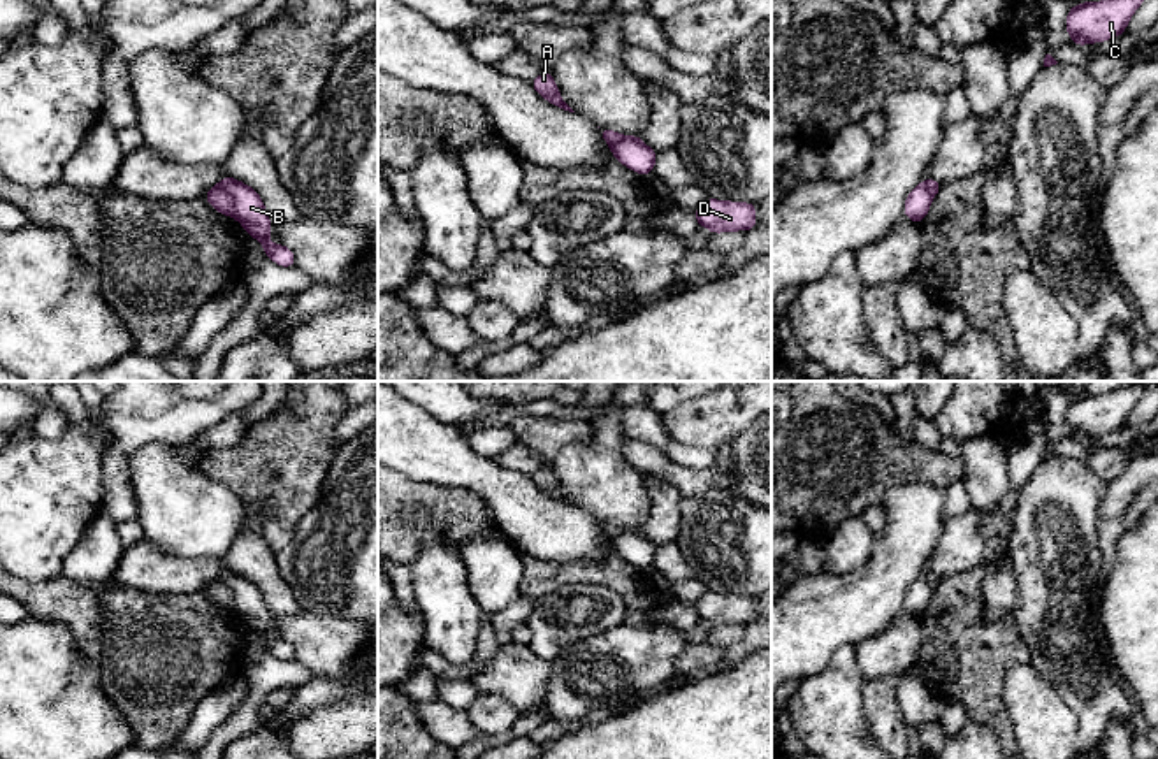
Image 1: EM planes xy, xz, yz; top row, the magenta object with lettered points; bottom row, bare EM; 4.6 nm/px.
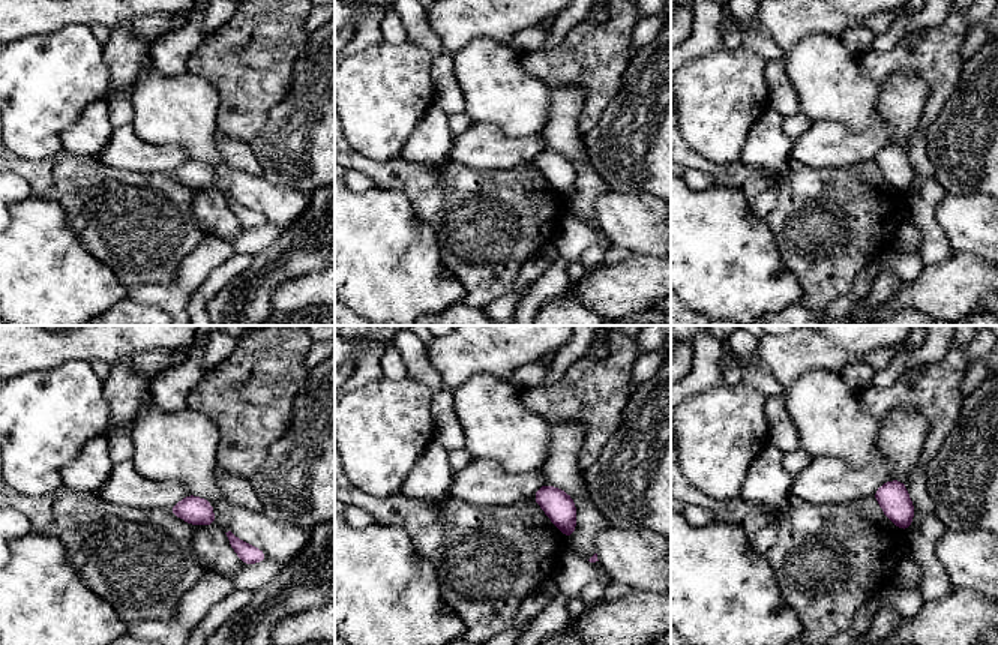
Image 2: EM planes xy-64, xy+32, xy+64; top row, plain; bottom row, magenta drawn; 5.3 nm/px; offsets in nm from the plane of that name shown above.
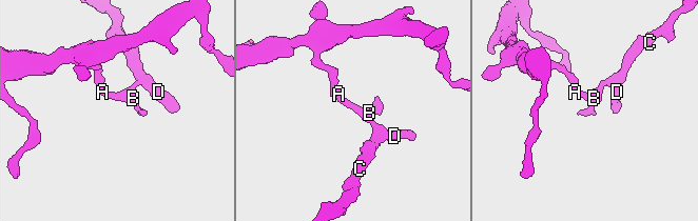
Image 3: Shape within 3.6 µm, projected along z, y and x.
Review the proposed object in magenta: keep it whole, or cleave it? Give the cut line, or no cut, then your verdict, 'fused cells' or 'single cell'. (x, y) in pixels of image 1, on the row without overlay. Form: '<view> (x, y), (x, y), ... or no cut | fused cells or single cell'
xy (218, 577), (231, 591), (236, 610) | fused cells

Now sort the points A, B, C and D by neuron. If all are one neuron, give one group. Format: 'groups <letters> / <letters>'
groups A / B C D

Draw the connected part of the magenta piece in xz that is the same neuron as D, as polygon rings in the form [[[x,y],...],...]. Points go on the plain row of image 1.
[[[706,592],[696,604],[694,610],[699,620],[706,620],[712,627],[750,624],[757,618],[756,597],[747,596],[727,596]]]

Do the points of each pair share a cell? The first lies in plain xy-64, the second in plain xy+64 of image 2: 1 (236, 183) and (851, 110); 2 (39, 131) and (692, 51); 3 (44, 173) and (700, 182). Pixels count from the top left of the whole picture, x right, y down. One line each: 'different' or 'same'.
1: same
2: different
3: different

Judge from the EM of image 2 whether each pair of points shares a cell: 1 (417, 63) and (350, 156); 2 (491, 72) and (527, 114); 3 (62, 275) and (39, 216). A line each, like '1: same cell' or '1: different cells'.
1: different cells
2: same cell
3: same cell

